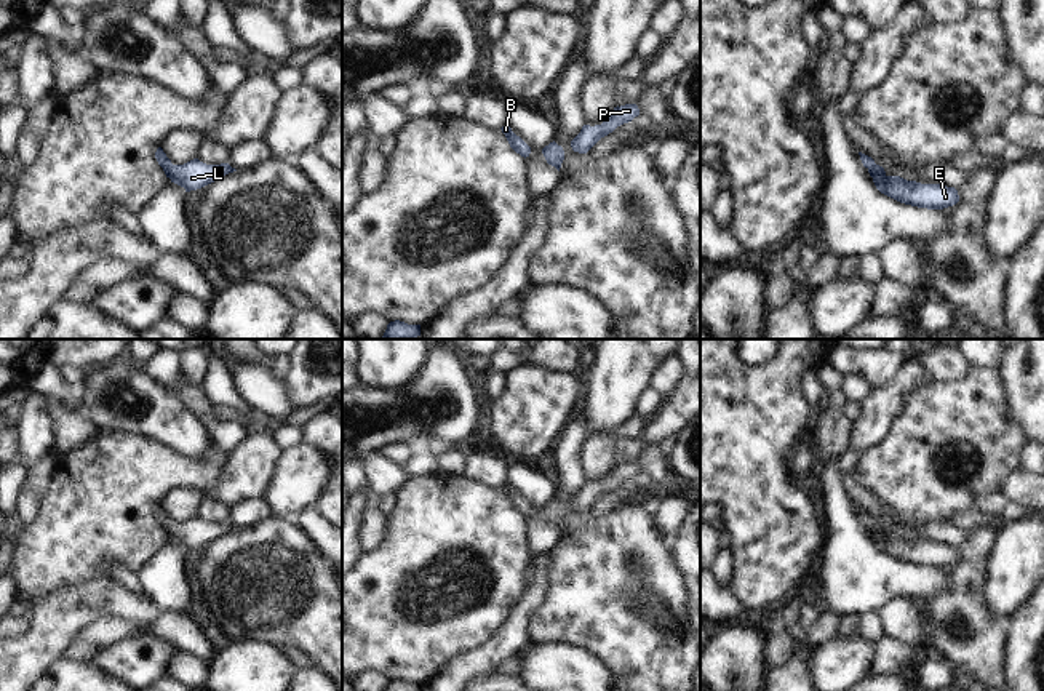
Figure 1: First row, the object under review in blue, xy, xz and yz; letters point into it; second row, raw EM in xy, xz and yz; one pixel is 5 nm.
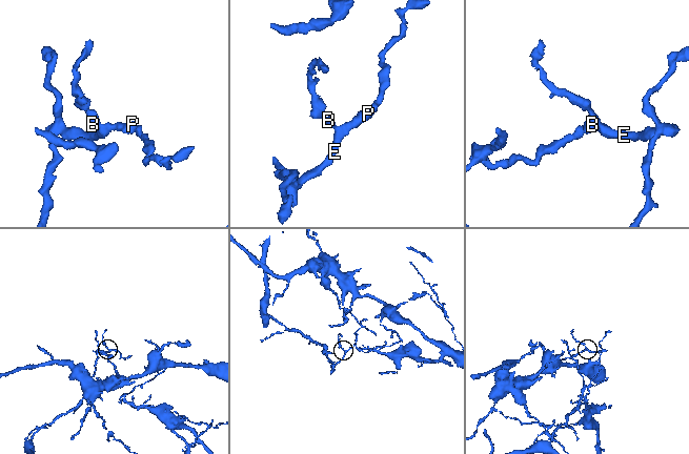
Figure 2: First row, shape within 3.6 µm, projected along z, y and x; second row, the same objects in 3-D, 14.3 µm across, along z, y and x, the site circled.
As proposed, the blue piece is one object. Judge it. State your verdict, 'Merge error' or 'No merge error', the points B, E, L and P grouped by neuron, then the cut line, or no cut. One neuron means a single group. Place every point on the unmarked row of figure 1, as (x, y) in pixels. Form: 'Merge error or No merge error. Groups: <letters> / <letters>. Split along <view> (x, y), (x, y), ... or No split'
No merge error. Groups: B E L P. No split

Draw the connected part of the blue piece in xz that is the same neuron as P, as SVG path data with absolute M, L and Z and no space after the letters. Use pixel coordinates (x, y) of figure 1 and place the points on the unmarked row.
M625 462L614 465L612 473L601 483L584 483L580 491L571 499L574 510L587 512L601 496L612 491L617 485L632 480L640 473L636 462Z

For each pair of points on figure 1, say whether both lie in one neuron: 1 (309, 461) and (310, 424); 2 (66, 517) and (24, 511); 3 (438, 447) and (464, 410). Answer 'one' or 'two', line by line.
1: two
2: two
3: two

